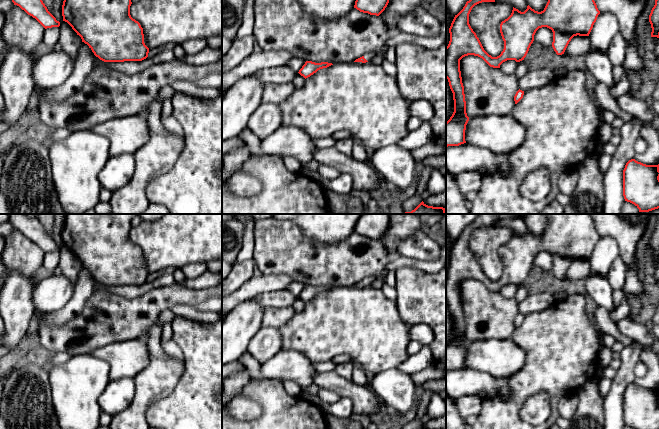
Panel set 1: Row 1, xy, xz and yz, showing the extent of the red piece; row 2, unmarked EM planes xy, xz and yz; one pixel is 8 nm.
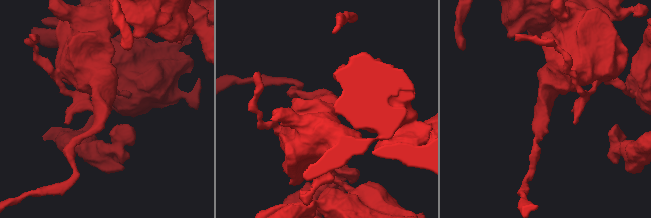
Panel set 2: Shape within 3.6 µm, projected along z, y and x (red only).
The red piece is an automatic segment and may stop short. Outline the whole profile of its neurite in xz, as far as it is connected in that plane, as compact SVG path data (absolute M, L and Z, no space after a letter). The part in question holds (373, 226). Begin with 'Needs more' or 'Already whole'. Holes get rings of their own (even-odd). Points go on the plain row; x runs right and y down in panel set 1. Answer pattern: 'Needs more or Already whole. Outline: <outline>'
Already whole. Outline: M363 214L356 223L354 232L379 240L387 231L390 221L389 214Z

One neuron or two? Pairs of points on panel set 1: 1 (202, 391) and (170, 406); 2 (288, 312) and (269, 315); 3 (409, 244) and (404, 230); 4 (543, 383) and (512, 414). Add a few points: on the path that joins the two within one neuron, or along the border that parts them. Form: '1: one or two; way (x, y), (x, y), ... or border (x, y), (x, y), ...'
1: one; way (194, 399), (187, 406), (178, 406)
2: one; way (283, 314), (274, 315)
3: two; border (426, 229), (400, 238), (396, 254)
4: one; way (533, 383), (512, 404)

